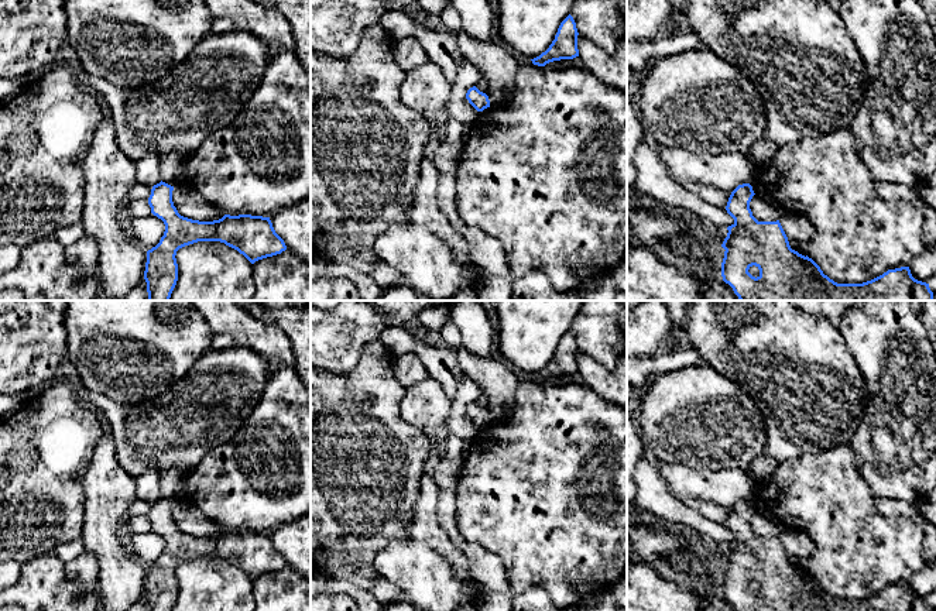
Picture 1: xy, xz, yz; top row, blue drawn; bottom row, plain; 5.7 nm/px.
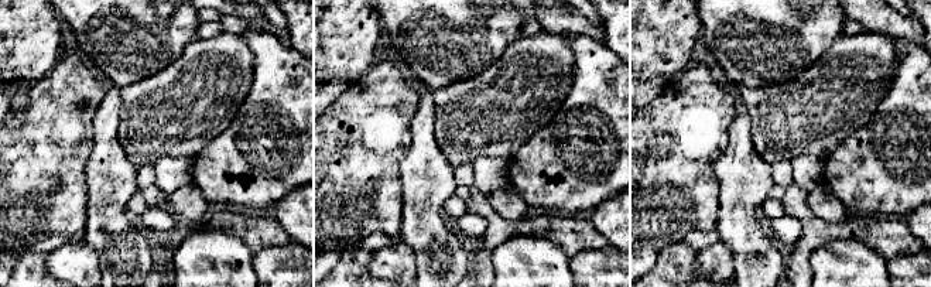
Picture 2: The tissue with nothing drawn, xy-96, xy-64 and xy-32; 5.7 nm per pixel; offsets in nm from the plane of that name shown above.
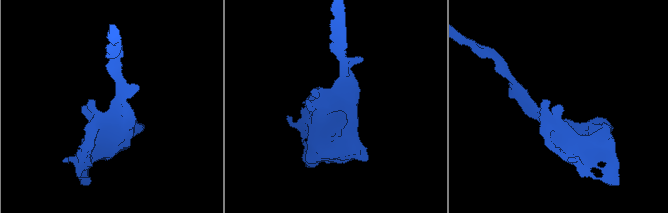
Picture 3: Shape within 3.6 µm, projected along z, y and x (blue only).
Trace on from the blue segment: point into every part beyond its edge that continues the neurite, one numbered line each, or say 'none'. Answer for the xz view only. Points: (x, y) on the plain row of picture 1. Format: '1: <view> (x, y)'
none

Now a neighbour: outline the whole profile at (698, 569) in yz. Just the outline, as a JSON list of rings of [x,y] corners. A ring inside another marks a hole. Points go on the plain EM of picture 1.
[[[700,546],[688,553],[679,566],[666,567],[666,576],[697,587],[713,587],[721,591],[716,562]]]

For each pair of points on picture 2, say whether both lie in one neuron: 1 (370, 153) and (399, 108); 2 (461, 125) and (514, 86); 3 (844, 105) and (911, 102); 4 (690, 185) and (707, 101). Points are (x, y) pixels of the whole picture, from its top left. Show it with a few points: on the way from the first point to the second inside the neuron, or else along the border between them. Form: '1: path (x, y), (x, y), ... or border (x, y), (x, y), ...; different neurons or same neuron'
1: path (370, 142), (370, 136), (387, 119); same neuron
2: path (473, 118), (485, 116), (502, 99); same neuron
3: border (894, 74), (886, 96), (872, 118), (858, 129); different neurons
4: path (690, 164), (690, 122); same neuron

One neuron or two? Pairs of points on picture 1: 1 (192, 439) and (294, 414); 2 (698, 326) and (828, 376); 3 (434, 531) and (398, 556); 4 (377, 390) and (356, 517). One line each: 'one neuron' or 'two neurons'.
1: two neurons
2: one neuron
3: two neurons
4: one neuron

